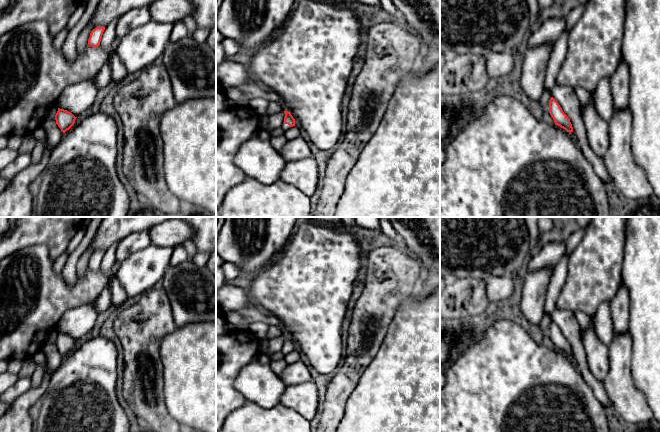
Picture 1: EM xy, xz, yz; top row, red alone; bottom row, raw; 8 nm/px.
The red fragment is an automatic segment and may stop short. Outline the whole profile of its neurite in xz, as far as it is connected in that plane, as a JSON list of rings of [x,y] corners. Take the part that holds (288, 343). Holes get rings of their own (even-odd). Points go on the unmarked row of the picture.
[[[284,335],[284,337],[285,337],[285,341],[284,341],[284,346],[283,346],[281,352],[284,355],[287,355],[290,351],[295,350],[295,343],[293,342],[293,340],[291,339],[290,336]]]

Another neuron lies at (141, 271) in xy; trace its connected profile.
[[[154,244],[131,254],[121,264],[116,278],[129,299],[137,298],[161,284],[173,249]]]

